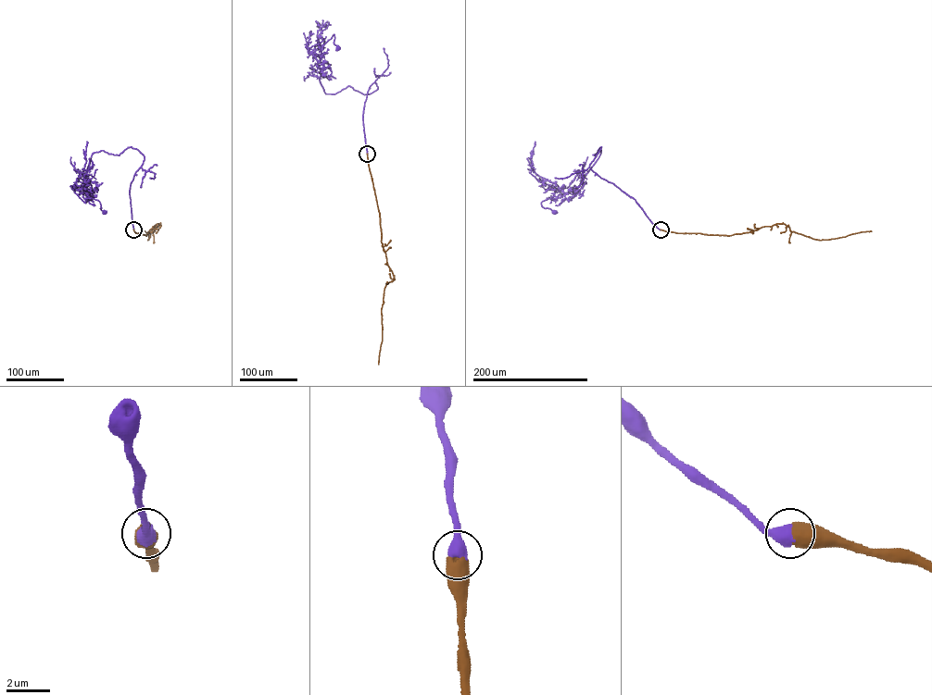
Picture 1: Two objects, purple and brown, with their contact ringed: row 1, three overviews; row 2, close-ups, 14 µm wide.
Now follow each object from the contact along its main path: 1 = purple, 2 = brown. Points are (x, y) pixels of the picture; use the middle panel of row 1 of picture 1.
1: (367, 154), (364, 102), (377, 86), (326, 93), (318, 61), (333, 34), (338, 47)
2: (367, 154), (380, 214), (381, 242), (394, 279), (384, 289), (378, 365)

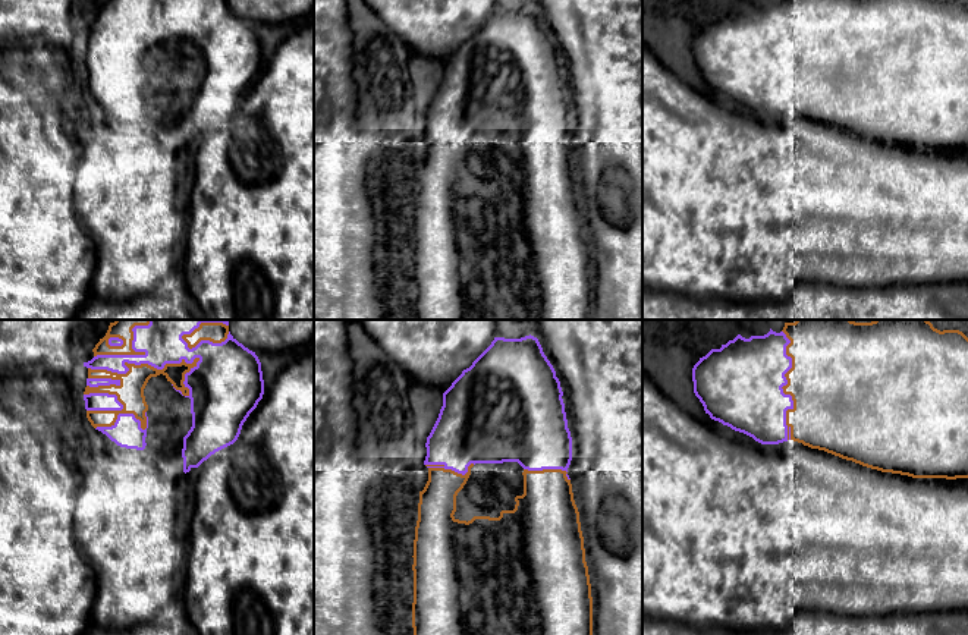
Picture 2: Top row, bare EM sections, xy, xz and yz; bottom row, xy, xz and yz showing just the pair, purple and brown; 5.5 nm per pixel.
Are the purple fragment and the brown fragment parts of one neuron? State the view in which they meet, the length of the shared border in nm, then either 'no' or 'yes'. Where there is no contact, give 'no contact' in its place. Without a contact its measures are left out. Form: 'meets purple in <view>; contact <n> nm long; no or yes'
meets purple in xy; contact 600 nm long; yes

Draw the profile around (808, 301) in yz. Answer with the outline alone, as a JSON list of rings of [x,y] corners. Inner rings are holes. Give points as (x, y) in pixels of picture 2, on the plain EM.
[[[968,282],[886,287],[798,283],[785,302],[694,299],[642,287],[642,320],[968,320]]]

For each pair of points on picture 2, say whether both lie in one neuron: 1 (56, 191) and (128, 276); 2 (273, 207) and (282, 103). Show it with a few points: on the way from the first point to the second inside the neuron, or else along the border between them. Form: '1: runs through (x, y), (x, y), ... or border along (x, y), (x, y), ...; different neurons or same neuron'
1: border along (72, 185), (74, 208), (96, 250); different neurons
2: runs through (294, 181), (294, 129); same neuron

